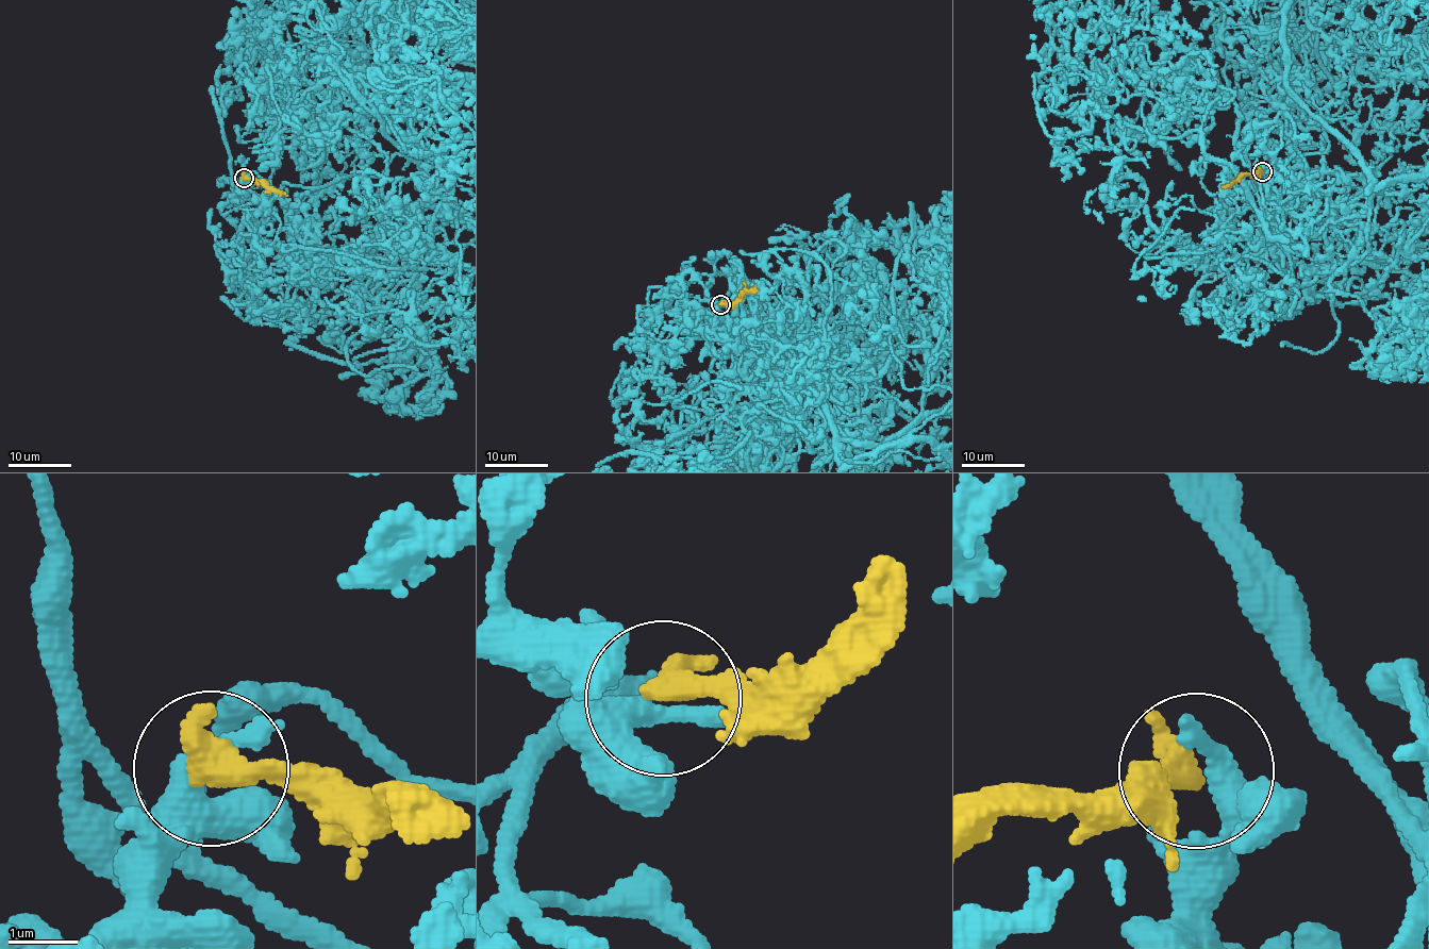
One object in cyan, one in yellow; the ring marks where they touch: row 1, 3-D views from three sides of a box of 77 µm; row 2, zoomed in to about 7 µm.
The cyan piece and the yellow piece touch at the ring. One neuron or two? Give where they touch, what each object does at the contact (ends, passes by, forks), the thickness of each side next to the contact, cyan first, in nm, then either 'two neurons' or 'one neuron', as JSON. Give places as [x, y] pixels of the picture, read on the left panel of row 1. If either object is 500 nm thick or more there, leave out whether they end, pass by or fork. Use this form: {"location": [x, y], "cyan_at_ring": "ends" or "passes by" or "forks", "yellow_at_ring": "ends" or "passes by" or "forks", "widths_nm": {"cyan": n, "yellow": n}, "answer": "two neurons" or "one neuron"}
{"location": [244, 178], "widths_nm": {"cyan": 500, "yellow": 480}, "answer": "two neurons"}

